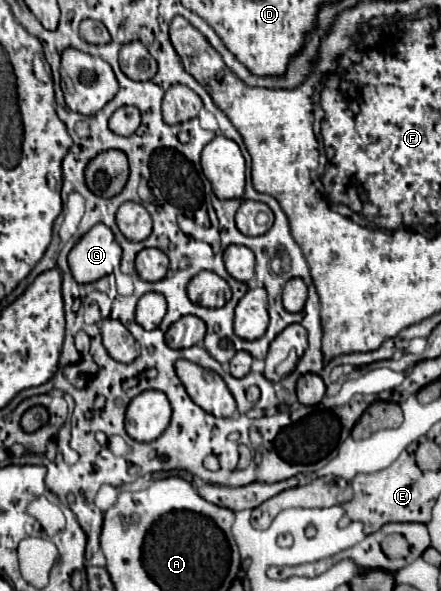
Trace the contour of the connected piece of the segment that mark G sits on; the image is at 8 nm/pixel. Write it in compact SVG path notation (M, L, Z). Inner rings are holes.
M96 224L70 250L68 264L78 284L90 284L112 274L114 268L120 266L120 258L122 248L112 230L104 224Z

